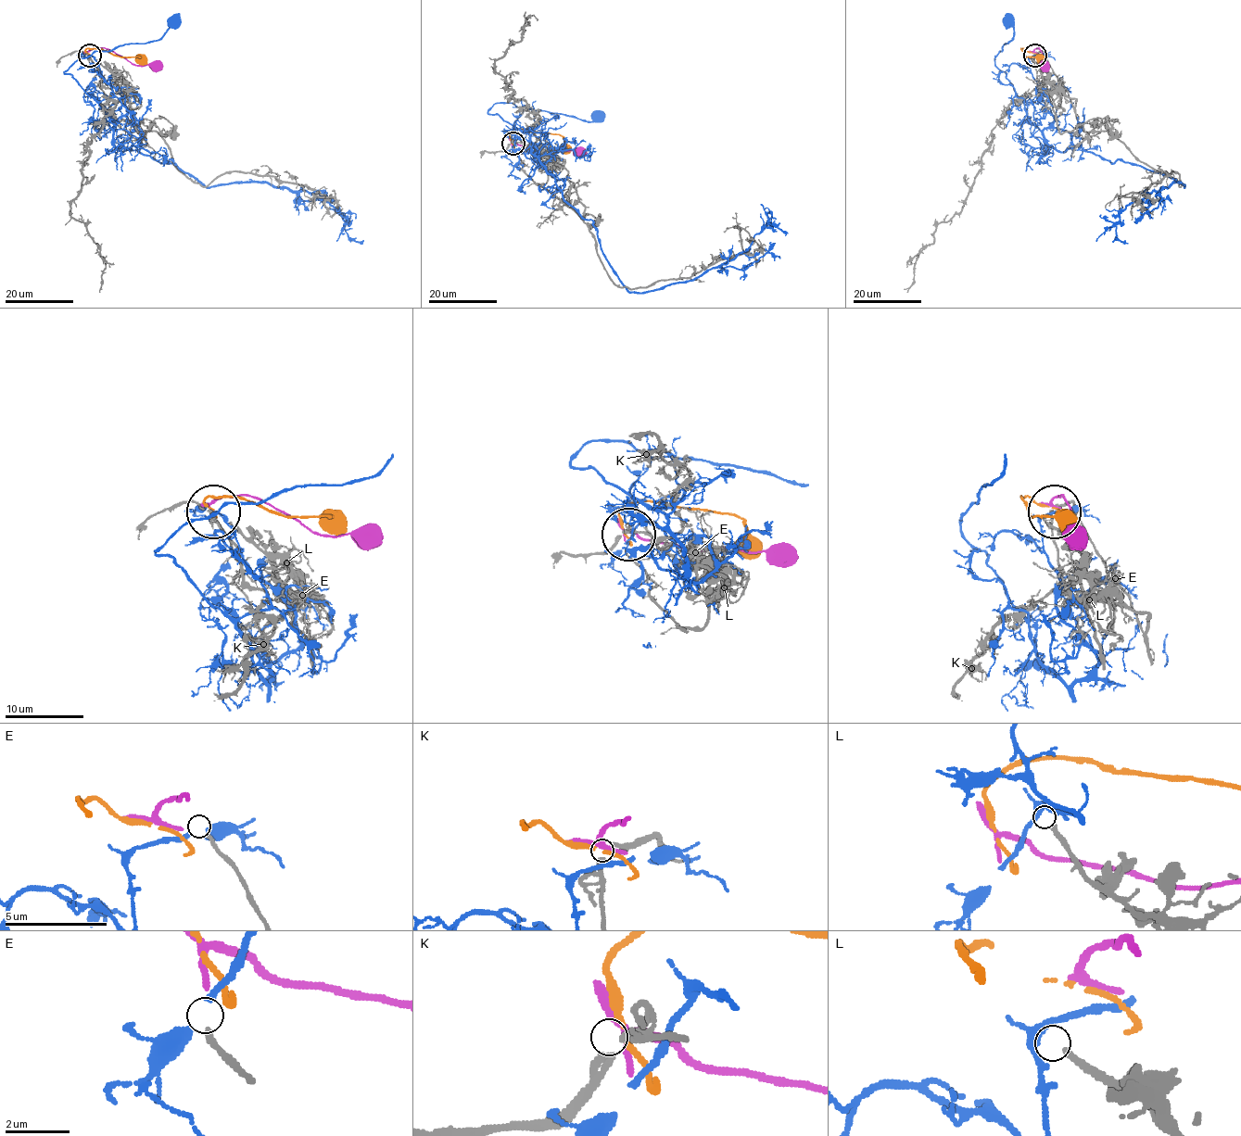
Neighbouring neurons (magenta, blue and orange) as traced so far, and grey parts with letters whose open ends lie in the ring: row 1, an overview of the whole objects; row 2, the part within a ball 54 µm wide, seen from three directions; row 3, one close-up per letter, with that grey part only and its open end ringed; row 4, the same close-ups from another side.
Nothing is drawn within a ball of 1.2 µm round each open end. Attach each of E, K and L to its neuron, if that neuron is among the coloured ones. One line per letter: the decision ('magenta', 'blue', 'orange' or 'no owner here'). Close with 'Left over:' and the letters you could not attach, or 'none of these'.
E: no owner here
K: orange
L: no owner here
Left over: E, L

